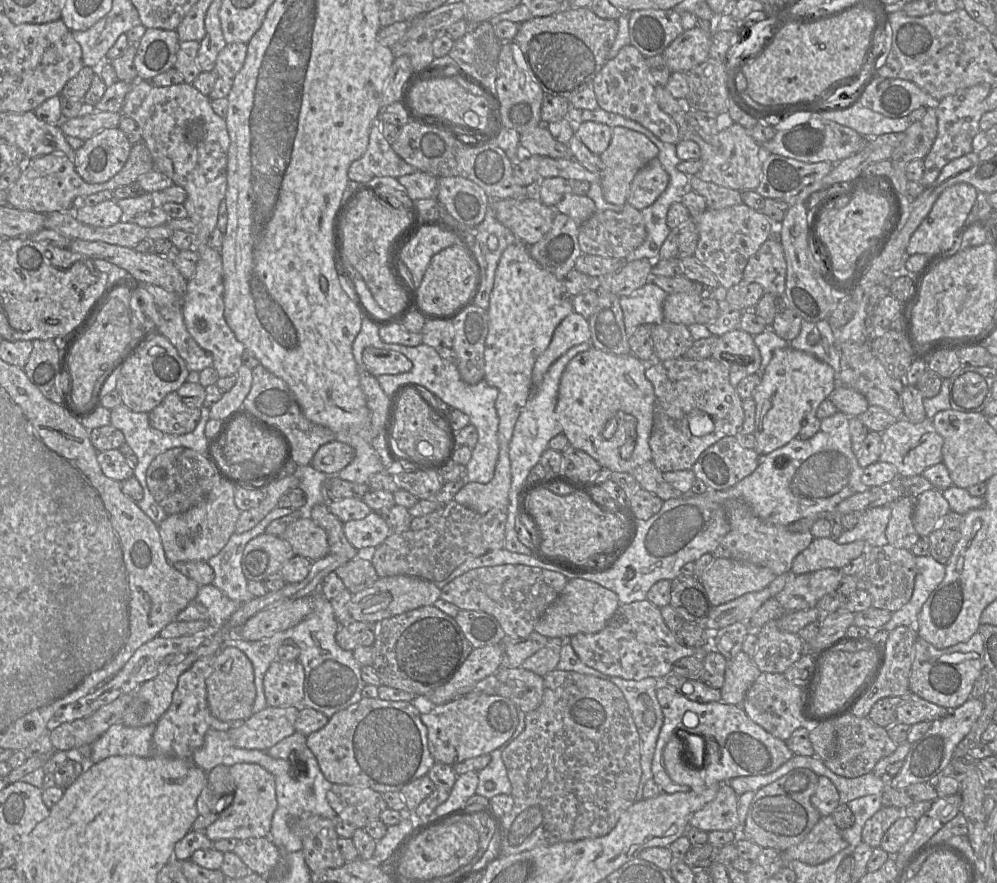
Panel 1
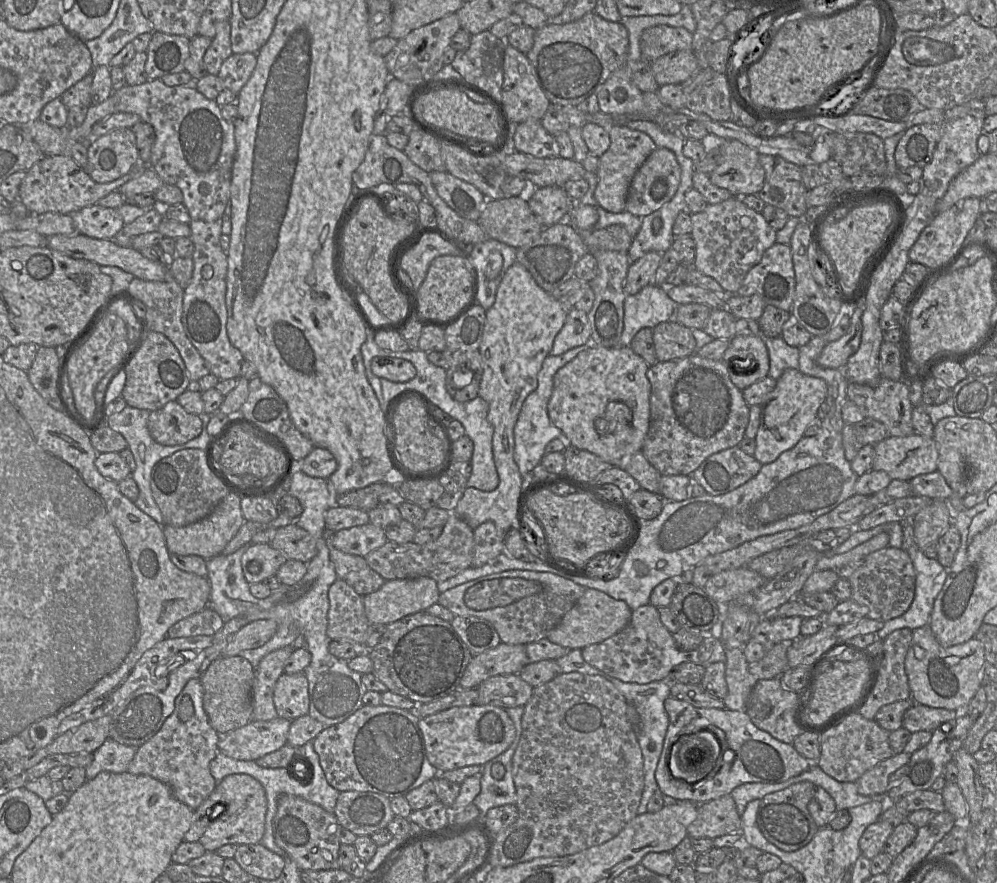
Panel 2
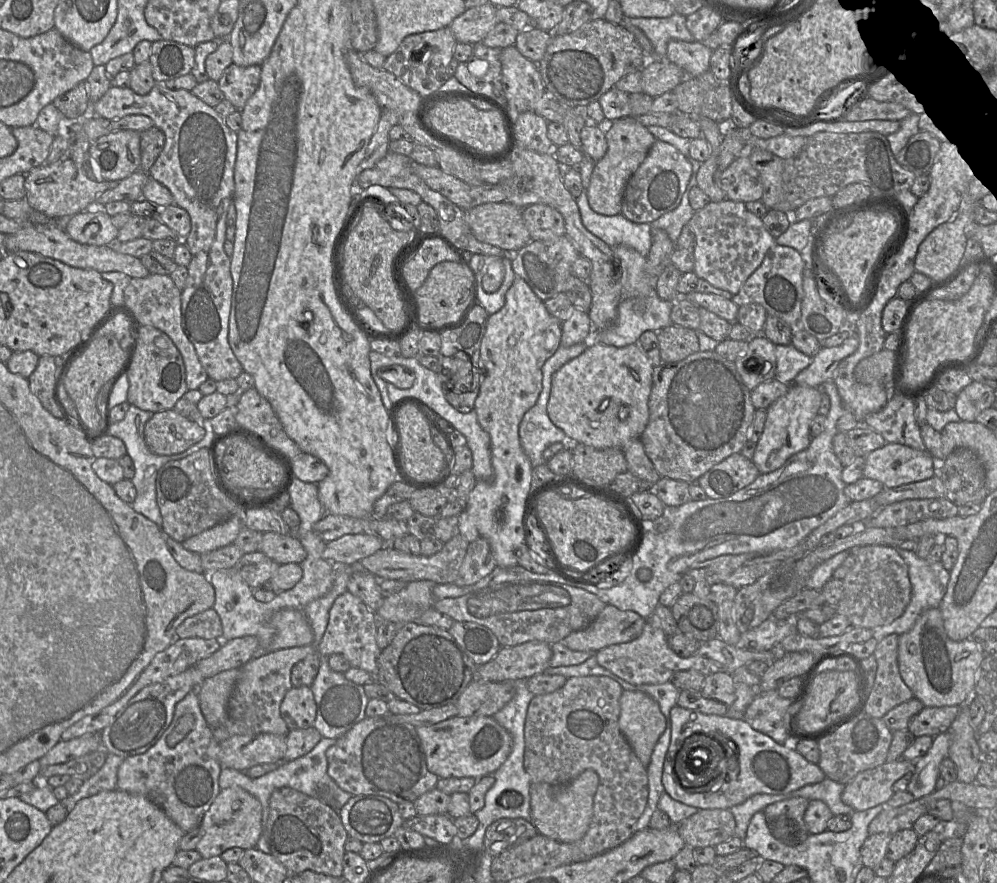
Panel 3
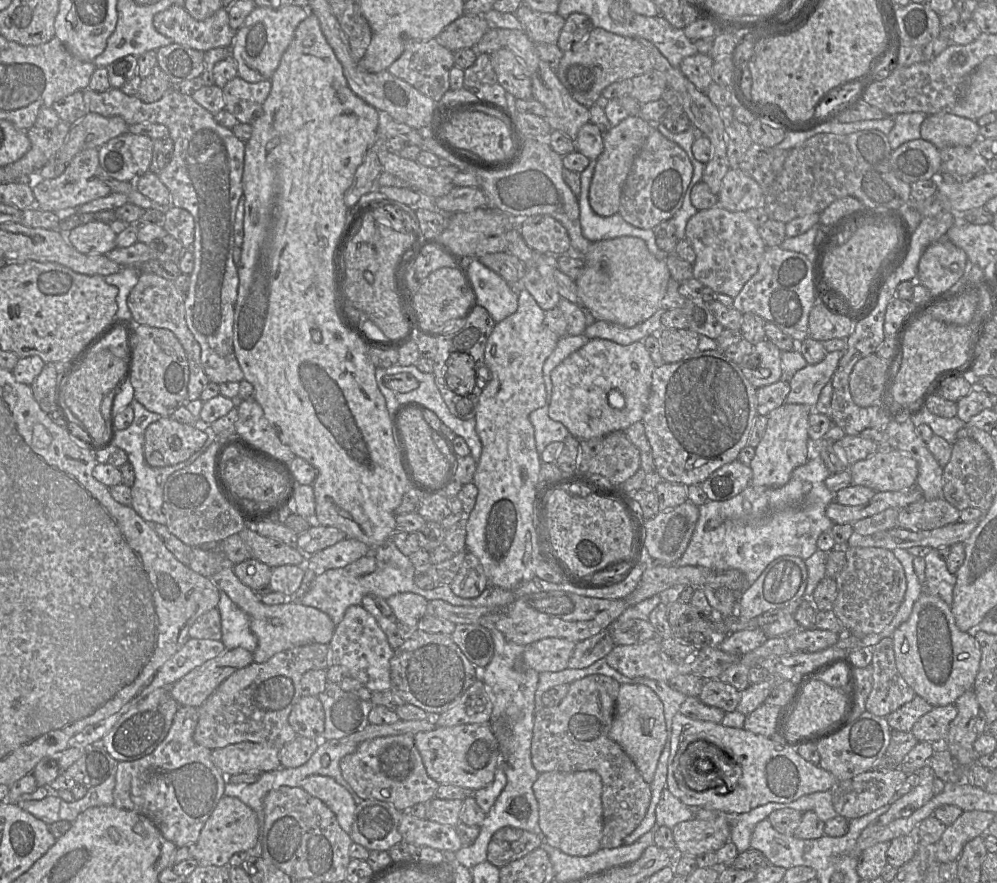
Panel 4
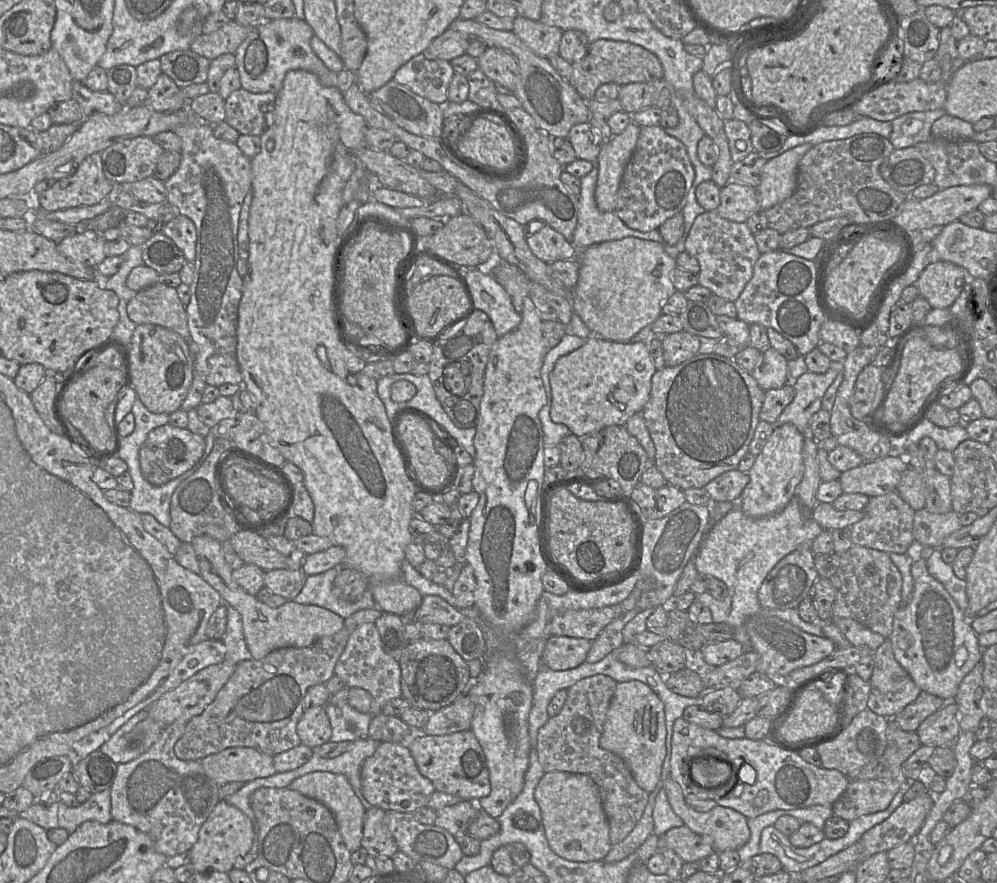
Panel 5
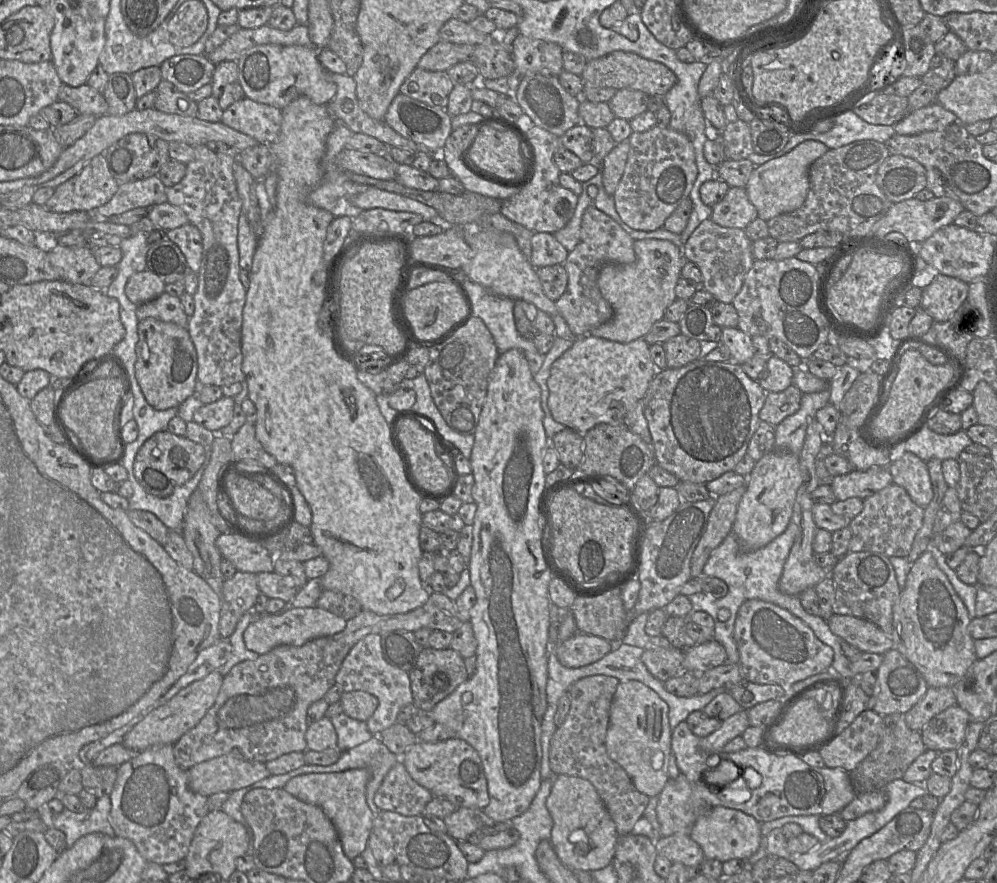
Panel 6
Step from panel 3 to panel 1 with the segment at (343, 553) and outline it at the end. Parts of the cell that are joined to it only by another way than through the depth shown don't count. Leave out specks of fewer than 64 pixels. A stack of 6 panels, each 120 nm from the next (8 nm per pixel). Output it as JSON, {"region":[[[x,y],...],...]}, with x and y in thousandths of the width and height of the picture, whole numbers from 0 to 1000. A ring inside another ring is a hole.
{"region":[[[376,579],[362,589],[346,591],[344,601],[349,614],[358,623],[377,621],[392,605],[387,591]]]}

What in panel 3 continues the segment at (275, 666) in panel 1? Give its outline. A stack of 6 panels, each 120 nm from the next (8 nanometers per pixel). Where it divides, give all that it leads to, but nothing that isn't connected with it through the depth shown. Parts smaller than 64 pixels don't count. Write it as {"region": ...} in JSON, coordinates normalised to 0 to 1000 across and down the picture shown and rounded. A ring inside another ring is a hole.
{"region":[[[310,777],[293,778],[281,798],[282,812],[291,828],[313,823],[317,805],[317,796]]]}

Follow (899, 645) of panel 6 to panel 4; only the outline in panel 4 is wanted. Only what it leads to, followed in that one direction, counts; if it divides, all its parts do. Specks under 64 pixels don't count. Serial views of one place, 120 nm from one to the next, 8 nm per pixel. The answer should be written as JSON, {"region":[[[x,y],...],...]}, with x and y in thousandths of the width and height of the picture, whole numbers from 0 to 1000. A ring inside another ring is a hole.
{"region":[[[919,630],[916,640],[926,670],[918,682],[913,699],[895,719],[899,755],[919,787],[936,801],[957,797],[970,781],[976,780],[983,757],[984,735],[976,716],[966,716],[960,710],[954,686],[927,667],[928,633]]]}

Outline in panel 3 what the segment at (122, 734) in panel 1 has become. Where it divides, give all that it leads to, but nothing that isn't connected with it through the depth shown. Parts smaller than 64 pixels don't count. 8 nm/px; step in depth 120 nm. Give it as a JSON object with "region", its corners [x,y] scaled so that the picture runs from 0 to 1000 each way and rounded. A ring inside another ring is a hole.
{"region":[[[108,853],[102,870],[89,882],[85,883],[79,896],[74,900],[69,900],[63,906],[59,906],[70,920],[78,907],[96,900],[101,896],[116,895],[118,884],[118,871],[123,857]]]}

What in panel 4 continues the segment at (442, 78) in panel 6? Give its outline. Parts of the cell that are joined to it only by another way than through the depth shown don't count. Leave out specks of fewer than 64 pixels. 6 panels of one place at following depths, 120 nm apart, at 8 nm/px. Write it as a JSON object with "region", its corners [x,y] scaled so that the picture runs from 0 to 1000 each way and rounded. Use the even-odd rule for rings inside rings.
{"region":[[[437,44],[407,45],[401,65],[388,78],[394,86],[414,97],[424,108],[439,116],[450,101],[451,79],[455,75],[454,59],[442,52]]]}

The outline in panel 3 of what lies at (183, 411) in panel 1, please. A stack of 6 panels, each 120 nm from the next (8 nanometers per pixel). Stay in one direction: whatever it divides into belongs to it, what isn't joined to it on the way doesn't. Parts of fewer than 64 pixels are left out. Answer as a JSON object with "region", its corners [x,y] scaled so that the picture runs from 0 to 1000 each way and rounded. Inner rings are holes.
{"region":[[[175,463],[153,468],[144,482],[144,498],[156,515],[185,512],[206,494],[198,478],[181,470]]]}

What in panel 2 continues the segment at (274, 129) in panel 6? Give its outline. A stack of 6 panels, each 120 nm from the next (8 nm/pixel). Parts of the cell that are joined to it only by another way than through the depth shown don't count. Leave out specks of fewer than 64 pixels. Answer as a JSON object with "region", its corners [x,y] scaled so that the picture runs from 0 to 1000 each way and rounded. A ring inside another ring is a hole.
{"region":[[[233,60],[223,71],[218,86],[226,100],[238,108],[252,87],[257,71],[258,67],[255,60]]]}

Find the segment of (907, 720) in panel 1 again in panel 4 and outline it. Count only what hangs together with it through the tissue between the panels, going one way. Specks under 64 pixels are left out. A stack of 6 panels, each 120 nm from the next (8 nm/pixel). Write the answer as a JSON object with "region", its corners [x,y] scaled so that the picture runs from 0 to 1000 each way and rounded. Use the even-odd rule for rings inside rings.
{"region":[[[958,797],[936,801],[916,821],[914,829],[921,839],[946,843],[959,811]]]}

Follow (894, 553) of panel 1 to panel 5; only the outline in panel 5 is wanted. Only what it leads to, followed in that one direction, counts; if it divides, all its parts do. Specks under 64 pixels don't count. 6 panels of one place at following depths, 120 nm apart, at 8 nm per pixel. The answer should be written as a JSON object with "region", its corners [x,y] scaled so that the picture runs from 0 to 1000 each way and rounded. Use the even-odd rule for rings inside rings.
{"region":[[[856,617],[844,627],[839,648],[831,655],[839,670],[835,686],[838,699],[854,700],[892,724],[897,696],[904,687],[905,652],[887,624]]]}

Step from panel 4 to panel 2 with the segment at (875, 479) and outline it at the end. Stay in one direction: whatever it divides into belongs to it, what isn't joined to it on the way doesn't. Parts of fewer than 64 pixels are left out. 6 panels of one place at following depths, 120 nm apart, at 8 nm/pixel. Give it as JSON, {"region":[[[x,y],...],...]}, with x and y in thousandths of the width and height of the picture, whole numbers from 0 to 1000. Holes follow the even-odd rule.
{"region":[[[916,490],[911,494],[891,494],[877,504],[876,530],[889,535],[896,544],[913,545],[915,541],[940,532],[941,507],[937,496]]]}

